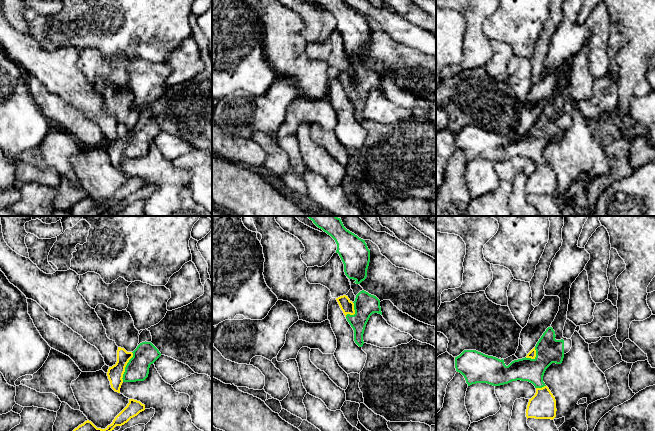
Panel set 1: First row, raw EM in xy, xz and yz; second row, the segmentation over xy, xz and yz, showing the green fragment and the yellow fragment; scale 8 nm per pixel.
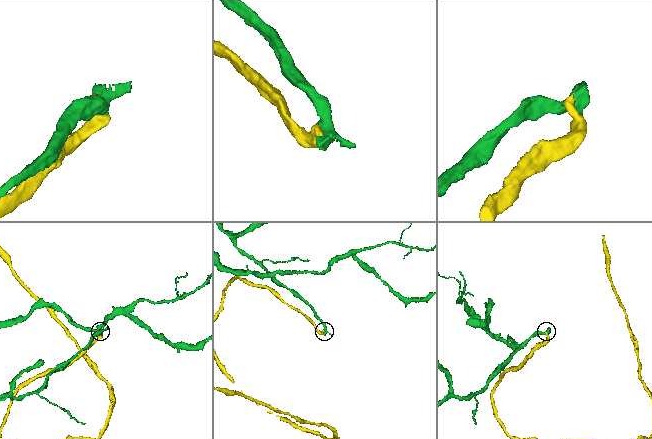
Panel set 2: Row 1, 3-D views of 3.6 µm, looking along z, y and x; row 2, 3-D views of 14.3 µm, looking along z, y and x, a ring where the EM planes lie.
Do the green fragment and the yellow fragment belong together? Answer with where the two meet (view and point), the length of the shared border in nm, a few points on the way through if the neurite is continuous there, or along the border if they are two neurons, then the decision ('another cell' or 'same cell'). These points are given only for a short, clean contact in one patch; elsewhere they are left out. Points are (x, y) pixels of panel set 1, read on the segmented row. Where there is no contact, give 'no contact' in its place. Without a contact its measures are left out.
xy (125, 367) | 260 nm | same cell

